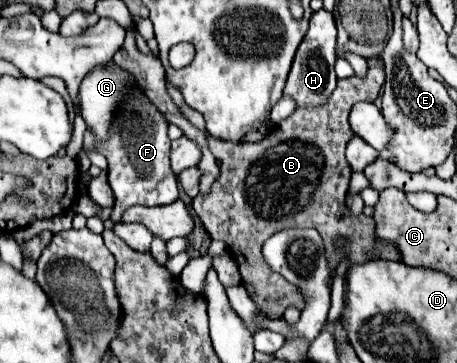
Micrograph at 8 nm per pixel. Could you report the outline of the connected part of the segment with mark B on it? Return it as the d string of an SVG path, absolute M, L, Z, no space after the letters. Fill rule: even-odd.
M368 58L366 76L350 76L338 80L336 90L322 108L298 108L280 124L276 124L260 142L236 144L222 142L208 134L204 128L204 118L184 104L178 88L166 84L166 90L178 110L192 122L198 130L208 136L208 148L216 160L220 160L220 176L212 186L208 196L198 194L192 208L199 217L212 240L222 240L238 258L238 268L244 286L250 290L252 302L264 312L264 316L278 320L288 306L302 308L302 296L286 282L278 272L274 272L264 256L262 242L284 230L284 228L316 228L324 240L326 256L332 270L342 256L350 256L354 262L366 262L364 250L378 244L375 235L375 222L363 213L353 216L348 212L344 198L348 190L348 180L352 168L344 156L346 144L354 138L348 124L348 114L356 102L376 100L380 88L384 86L384 70L380 58ZM338 240L348 244L338 246Z

